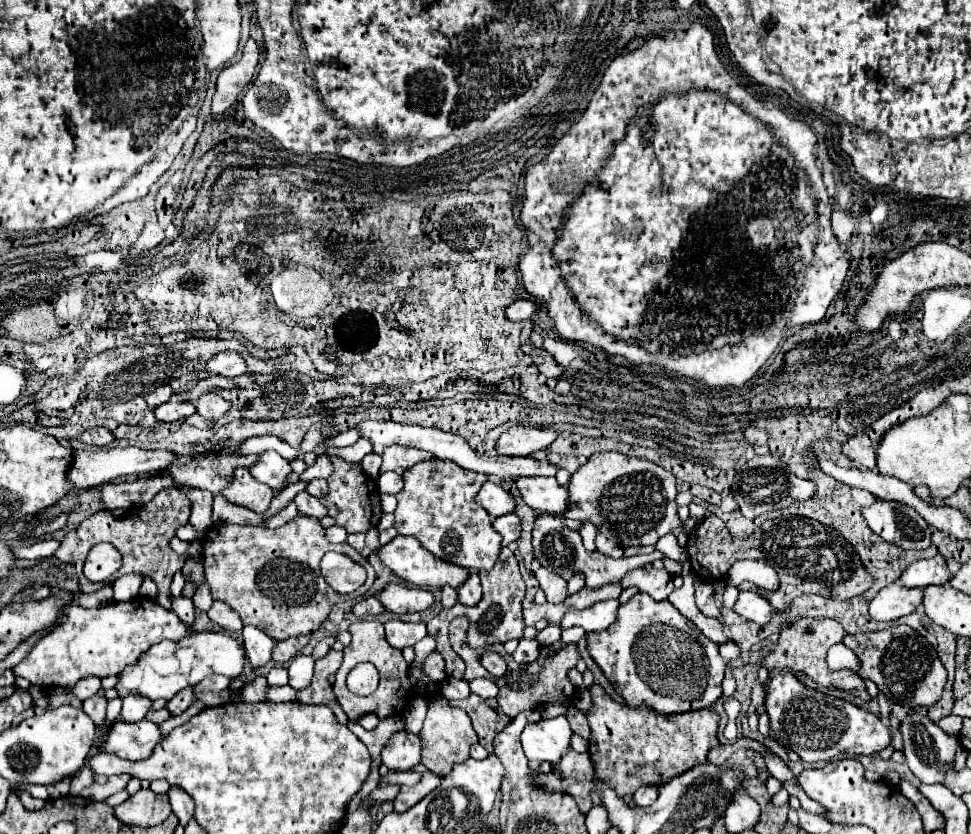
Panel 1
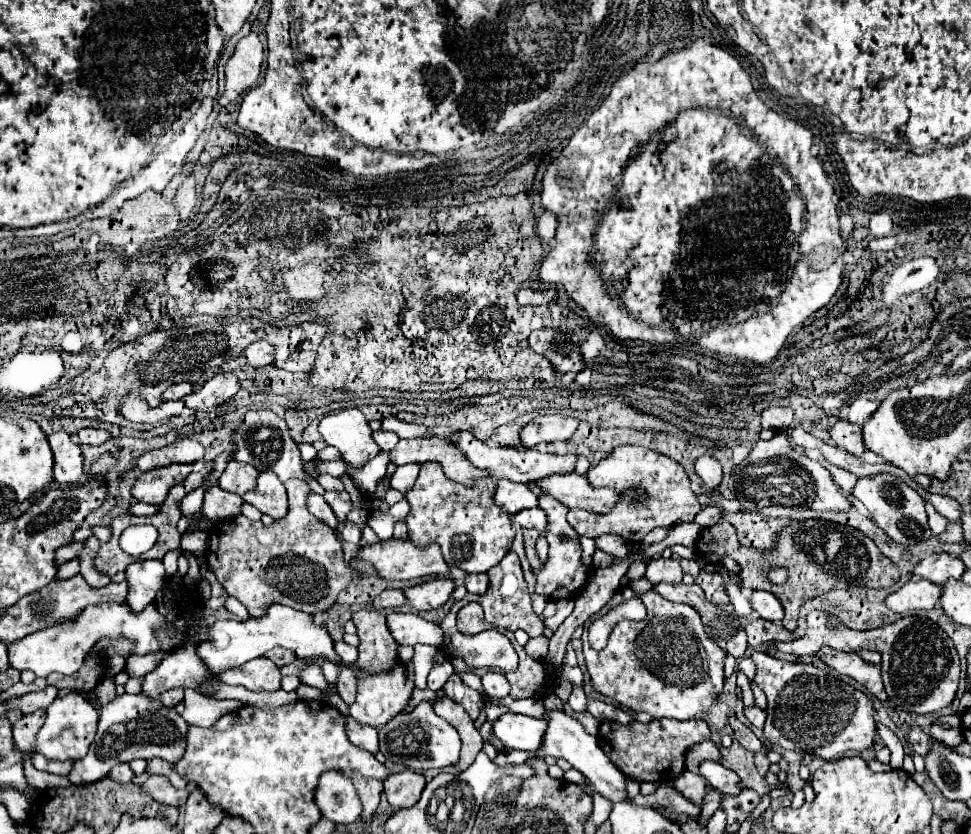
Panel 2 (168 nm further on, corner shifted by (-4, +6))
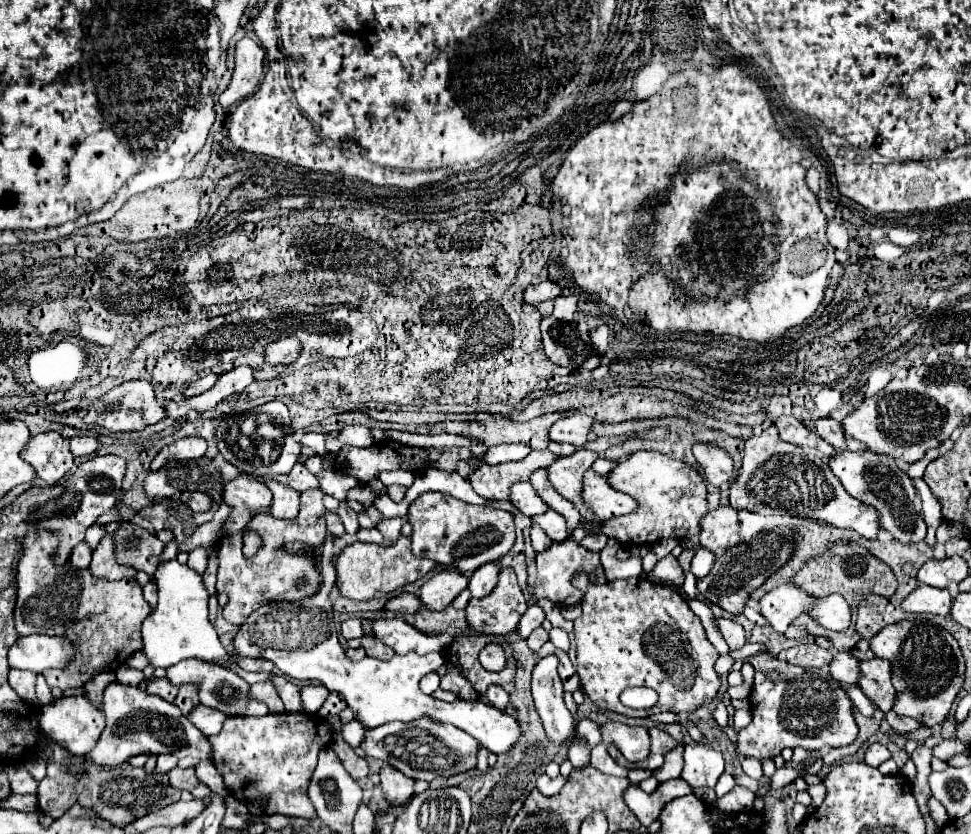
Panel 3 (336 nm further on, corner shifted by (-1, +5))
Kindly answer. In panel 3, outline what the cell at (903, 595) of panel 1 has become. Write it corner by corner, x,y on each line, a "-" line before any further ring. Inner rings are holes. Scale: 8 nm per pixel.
917,586
917,590
913,594
909,594
909,598
905,598
905,602
901,604
901,608
905,612
927,612
927,614
939,614
939,616
947,616
951,612
951,594
949,590
937,590
933,586

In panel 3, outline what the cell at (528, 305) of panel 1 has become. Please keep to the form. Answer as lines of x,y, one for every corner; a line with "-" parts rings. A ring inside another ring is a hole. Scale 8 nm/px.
543,280
539,284
531,284
525,290
523,296
525,296
525,302
527,304
539,304
539,302
545,302
545,300
555,300
561,292
563,292
563,288
557,282

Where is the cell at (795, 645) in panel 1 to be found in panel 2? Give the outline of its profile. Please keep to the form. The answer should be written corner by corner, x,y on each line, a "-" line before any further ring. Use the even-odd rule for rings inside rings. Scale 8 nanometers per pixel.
824,645
824,647
820,647
820,651
814,657
820,659
826,667
830,667
842,675
848,675
850,679
860,683
876,699
882,699
882,701
886,699
882,677
880,677
880,667
862,661
860,655
842,653
842,651
836,651
836,649

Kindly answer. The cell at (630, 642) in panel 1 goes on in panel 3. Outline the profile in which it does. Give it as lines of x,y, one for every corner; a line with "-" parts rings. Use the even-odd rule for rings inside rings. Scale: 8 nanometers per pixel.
577,572
571,584
583,592
583,614
575,620
575,644
577,644
577,674
581,688
603,710
613,710
633,718
647,718
659,712
693,712
701,706
709,706
719,690
719,676
713,670
719,658
715,646
707,640
701,620
691,612
687,602
679,594
665,586
657,586
649,578
613,580
607,584
590,583
587,574
-
629,686
649,686
659,694
659,700
651,708
627,708
619,702
619,694

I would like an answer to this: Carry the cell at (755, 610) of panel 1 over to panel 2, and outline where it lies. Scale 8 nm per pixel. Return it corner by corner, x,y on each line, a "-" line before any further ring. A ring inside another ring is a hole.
752,591
750,603
752,603
752,609
754,609
762,619
778,621
778,619
784,617
784,609
782,609
780,601
778,601
772,593
768,593
768,591

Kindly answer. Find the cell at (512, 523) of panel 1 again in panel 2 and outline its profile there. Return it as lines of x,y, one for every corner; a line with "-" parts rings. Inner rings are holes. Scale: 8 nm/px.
540,507
518,511
516,515
512,515
512,523
522,529
538,529
538,531
546,529
546,517

